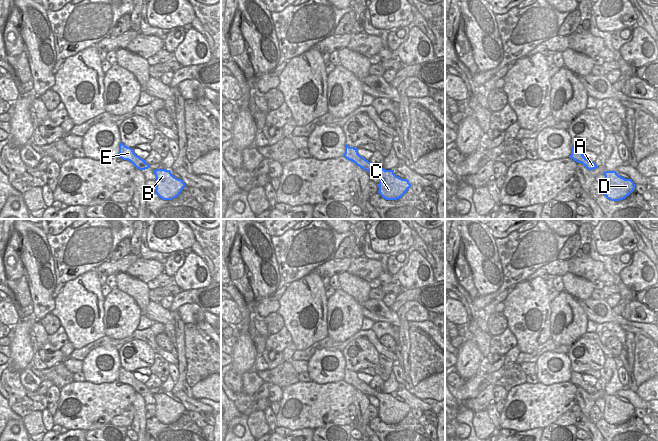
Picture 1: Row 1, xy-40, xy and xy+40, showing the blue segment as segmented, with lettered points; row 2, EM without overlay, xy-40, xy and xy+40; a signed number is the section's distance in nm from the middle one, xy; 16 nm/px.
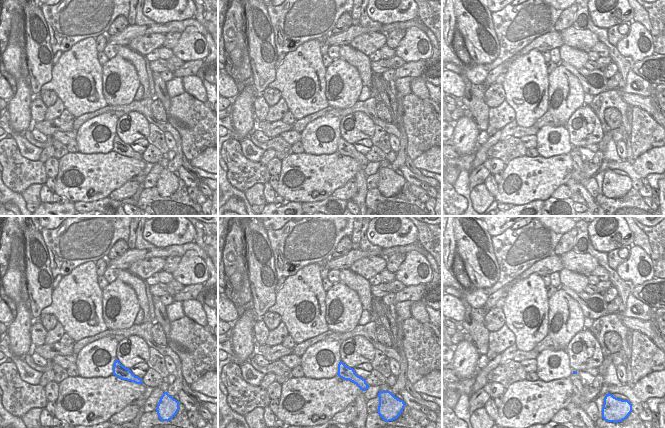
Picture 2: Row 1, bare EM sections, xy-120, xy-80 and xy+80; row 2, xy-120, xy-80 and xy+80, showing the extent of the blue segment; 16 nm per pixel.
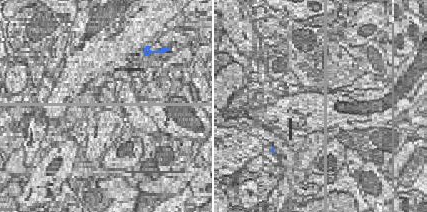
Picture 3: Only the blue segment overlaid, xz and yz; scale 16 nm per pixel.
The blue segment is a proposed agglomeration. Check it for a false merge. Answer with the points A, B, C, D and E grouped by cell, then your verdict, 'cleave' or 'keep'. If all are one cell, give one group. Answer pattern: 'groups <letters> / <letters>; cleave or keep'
groups A B C D E; keep

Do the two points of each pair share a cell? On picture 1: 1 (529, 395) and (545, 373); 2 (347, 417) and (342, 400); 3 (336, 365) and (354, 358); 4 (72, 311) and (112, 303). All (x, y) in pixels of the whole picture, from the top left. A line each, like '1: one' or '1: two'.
1: two
2: two
3: two
4: two

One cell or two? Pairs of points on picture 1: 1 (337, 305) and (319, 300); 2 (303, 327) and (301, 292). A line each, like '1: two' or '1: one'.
1: two
2: one

